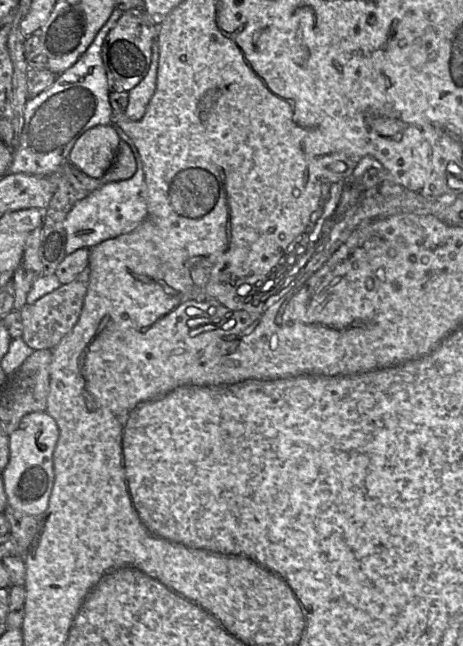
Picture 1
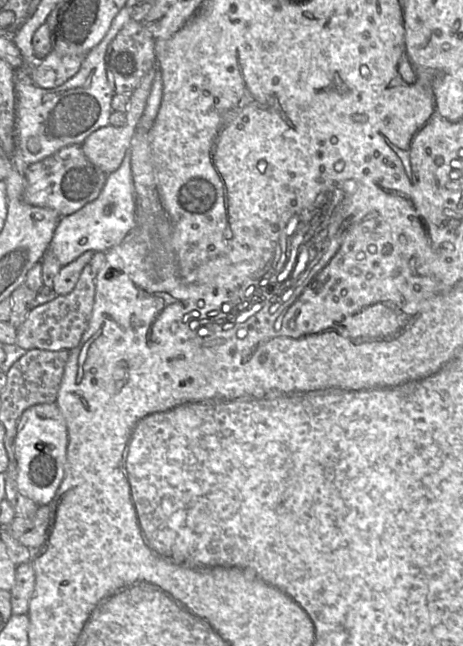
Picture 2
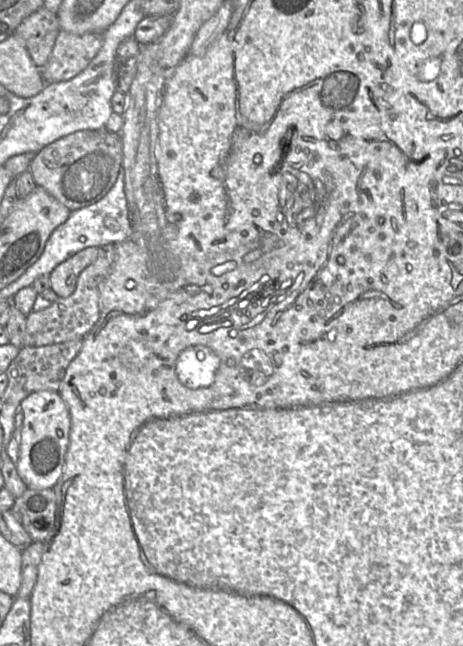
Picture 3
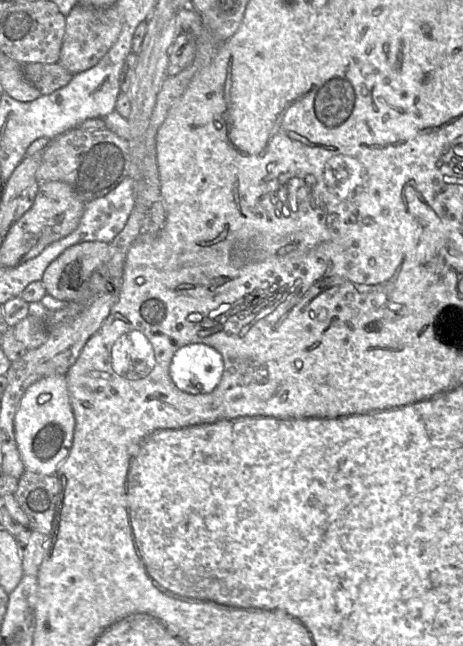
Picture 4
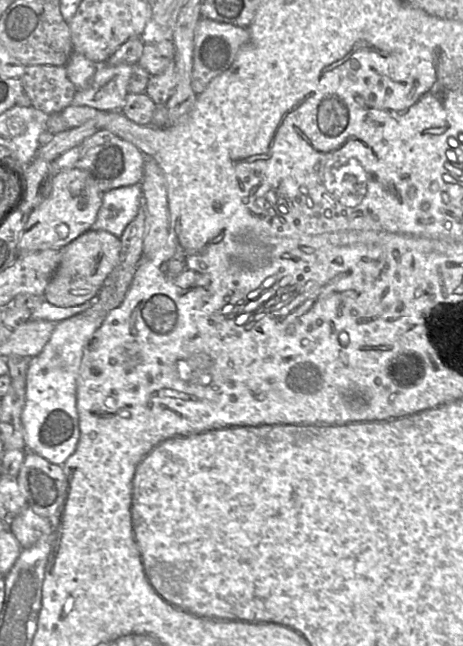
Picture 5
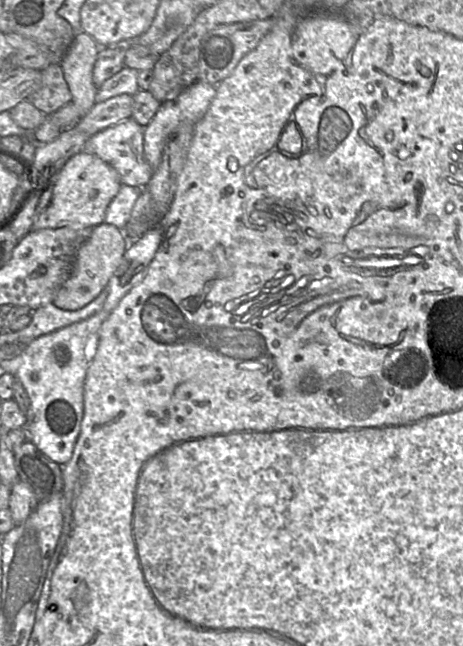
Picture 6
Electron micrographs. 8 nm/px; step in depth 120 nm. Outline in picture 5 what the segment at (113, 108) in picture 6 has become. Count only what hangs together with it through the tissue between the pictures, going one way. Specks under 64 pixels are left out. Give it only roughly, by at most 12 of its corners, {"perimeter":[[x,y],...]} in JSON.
{"perimeter":[[84,124],[54,134],[36,157],[54,162],[100,129]]}

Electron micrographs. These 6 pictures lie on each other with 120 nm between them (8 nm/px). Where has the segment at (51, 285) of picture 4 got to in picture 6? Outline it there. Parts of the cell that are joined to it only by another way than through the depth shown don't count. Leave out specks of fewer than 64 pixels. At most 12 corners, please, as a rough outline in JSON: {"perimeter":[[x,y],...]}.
{"perimeter":[[101,223],[52,303],[79,310],[107,286],[129,245]]}

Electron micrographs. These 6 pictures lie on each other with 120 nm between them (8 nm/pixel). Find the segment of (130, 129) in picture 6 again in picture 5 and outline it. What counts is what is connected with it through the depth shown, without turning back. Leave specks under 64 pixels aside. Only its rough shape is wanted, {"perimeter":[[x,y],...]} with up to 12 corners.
{"perimeter":[[99,130],[56,158],[89,172],[102,193],[139,184],[145,155]]}

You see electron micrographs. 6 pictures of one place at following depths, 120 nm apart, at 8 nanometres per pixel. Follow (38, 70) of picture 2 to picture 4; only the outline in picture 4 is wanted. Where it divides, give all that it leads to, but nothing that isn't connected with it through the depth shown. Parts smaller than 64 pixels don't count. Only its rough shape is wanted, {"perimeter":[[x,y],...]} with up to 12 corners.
{"perimeter":[[78,3],[66,16],[57,63],[73,75],[114,45],[116,4]]}

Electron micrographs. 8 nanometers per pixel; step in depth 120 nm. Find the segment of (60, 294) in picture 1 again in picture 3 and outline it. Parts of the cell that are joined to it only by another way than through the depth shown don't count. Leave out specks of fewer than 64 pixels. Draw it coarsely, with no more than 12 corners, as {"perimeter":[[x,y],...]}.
{"perimeter":[[115,244],[99,247],[76,289],[26,316],[23,346],[83,338],[100,316],[98,286]]}

